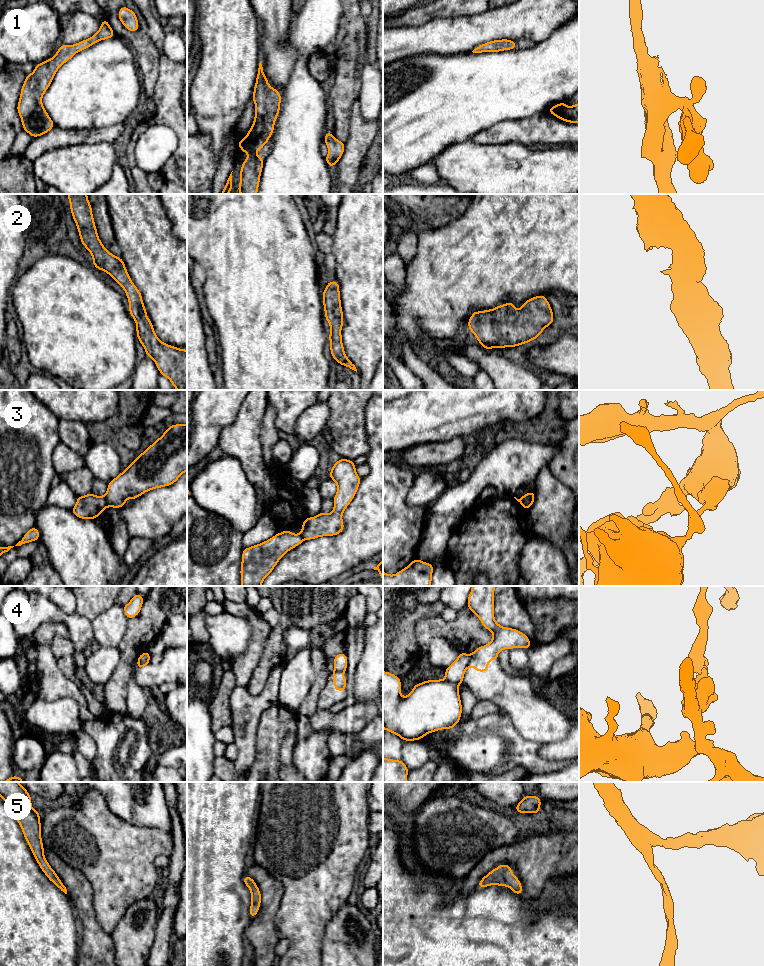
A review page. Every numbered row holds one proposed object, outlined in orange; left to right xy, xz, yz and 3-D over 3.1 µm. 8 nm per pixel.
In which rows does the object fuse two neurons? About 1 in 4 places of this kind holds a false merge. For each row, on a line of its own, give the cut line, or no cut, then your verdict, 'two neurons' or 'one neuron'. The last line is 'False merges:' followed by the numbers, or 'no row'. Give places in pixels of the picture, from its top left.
1: cut none; one neuron
2: cut none; one neuron
3: cut xy (104, 496), (107, 506); two neurons
4: cut yz (471, 655), (466, 667); two neurons
5: cut none; one neuron
False merges: 3, 4

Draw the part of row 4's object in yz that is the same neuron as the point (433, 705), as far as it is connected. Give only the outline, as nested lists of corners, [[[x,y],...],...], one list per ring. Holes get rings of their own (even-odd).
[[[459,652],[457,659],[445,669],[443,680],[425,680],[415,684],[406,697],[401,696],[401,679],[383,671],[383,729],[399,736],[403,741],[415,741],[429,733],[454,728],[462,715],[458,687],[463,683],[470,657],[467,653]]]

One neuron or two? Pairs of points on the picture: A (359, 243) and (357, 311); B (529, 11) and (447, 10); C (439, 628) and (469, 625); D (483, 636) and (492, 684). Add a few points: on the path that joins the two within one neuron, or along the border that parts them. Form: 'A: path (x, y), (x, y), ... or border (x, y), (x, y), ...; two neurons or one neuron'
A: path (359, 260), (359, 294); one neuron
B: border (488, 10), (464, 16); two neurons
C: path (446, 628), (462, 628); one neuron
D: border (480, 621), (492, 633), (492, 639), (470, 654); two neurons

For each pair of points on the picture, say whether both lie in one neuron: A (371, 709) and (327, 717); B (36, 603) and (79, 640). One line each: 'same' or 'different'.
A: same
B: same

